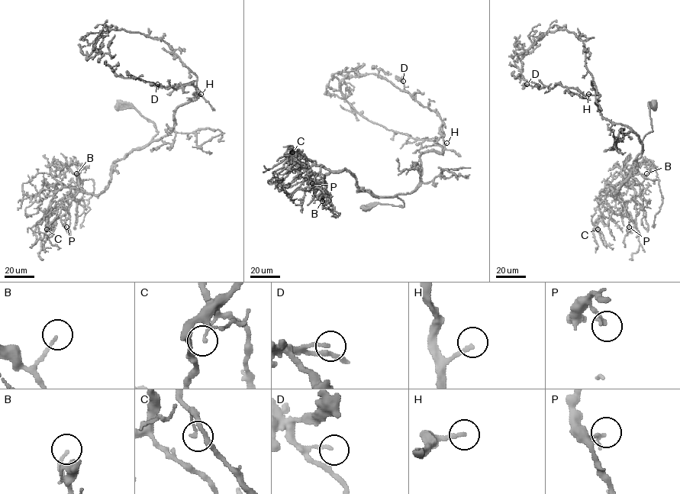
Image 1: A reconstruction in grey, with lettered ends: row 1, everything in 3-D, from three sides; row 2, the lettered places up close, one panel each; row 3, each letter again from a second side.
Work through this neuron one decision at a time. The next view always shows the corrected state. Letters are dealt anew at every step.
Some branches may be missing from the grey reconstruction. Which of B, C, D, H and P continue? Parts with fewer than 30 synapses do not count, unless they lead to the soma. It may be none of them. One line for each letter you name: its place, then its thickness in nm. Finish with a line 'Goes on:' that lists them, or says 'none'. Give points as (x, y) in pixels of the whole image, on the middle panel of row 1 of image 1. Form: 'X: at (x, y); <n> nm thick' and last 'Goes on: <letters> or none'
H: at (446, 143); 190 nm thick
Goes on: H

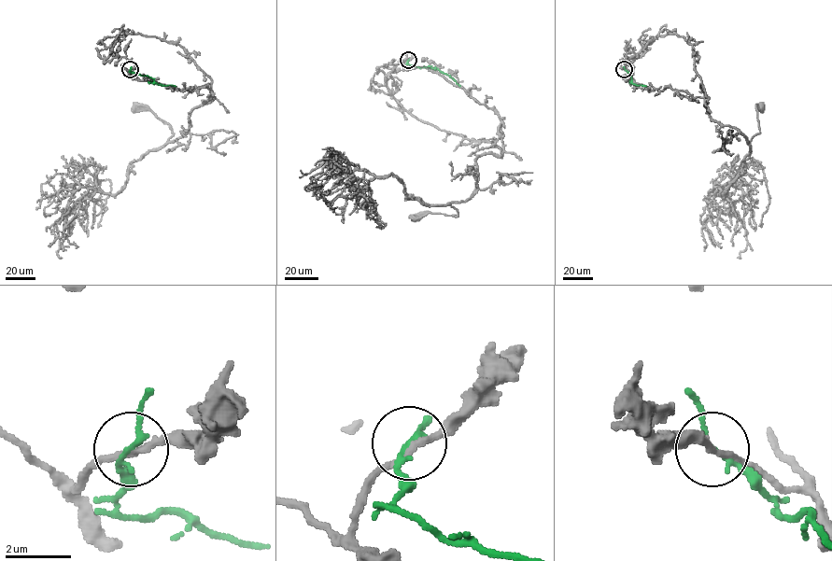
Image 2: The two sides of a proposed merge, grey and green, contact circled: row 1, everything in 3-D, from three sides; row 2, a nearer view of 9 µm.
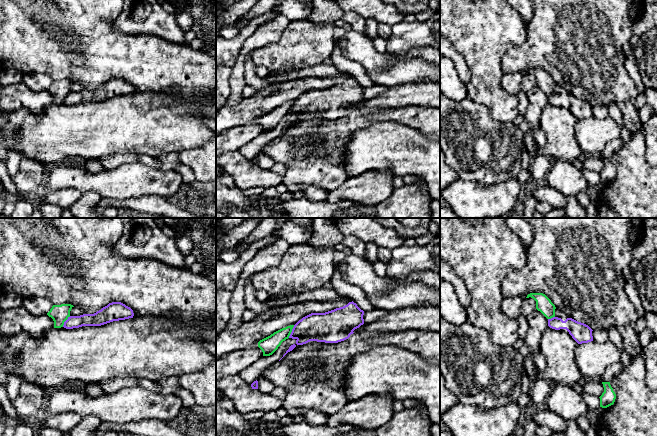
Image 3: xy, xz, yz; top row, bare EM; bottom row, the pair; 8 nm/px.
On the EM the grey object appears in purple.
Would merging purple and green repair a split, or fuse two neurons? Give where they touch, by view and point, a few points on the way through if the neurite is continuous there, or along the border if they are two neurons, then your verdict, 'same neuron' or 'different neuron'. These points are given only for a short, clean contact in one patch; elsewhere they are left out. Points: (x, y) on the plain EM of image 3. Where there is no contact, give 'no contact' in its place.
meets purple in xz at (292, 107); different neuron

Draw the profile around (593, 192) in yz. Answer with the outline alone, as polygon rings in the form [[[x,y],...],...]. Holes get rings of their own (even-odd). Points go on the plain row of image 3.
[[[599,183],[597,185],[589,186],[587,188],[587,194],[591,198],[591,201],[593,203],[596,203],[597,202],[598,196],[600,195],[603,187],[604,187],[604,184]]]

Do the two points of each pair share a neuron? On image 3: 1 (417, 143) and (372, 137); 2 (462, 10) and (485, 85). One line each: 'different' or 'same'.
1: same
2: same

